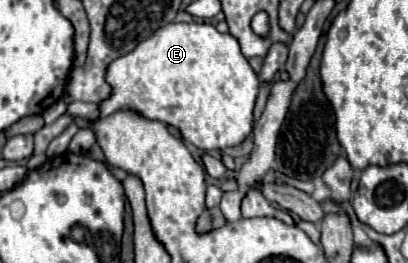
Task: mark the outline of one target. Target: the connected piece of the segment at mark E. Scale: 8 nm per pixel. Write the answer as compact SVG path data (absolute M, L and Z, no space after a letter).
M167 24L151 34L147 40L139 42L135 50L113 60L107 66L107 84L111 86L111 96L99 104L99 118L111 116L119 110L133 110L147 120L159 120L167 126L179 130L181 138L203 150L225 150L243 142L253 126L253 108L259 92L257 74L251 70L249 62L243 58L237 40L231 34L219 34L211 24Z

